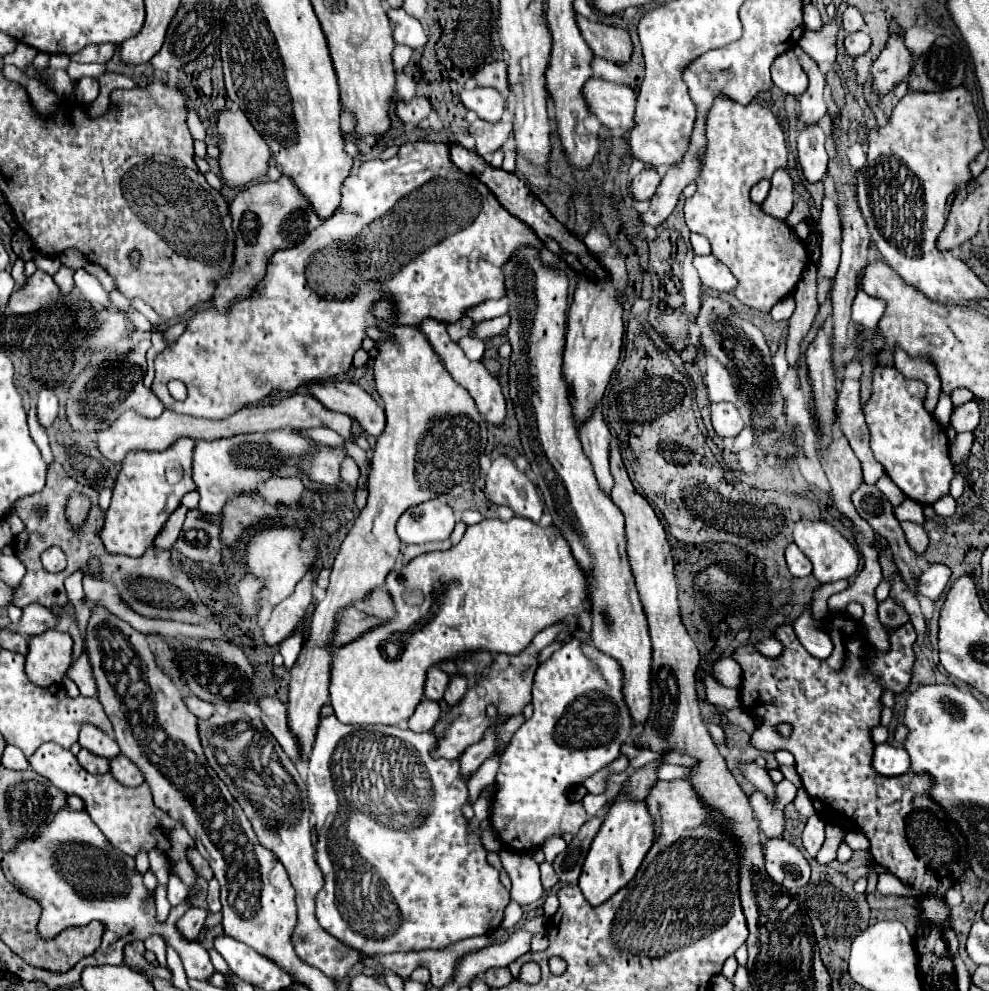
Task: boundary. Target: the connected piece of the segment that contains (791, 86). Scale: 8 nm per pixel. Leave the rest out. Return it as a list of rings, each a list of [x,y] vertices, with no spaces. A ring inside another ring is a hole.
[[[791,50],[775,58],[771,66],[771,78],[777,88],[791,96],[801,96],[807,88],[807,74],[801,70],[801,64]]]

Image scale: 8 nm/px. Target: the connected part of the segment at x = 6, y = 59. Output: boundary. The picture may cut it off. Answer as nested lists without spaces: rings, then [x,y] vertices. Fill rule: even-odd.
[[[17,44],[17,48],[9,54],[3,56],[3,64],[11,64],[11,66],[17,66],[23,74],[27,72],[27,66],[31,64],[31,60],[37,56],[37,50],[27,46],[27,44]]]

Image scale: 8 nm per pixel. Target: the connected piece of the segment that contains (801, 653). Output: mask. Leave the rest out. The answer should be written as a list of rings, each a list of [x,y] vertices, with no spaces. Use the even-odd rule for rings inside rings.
[[[831,614],[825,624],[825,632],[835,644],[835,650],[827,660],[817,660],[809,656],[789,624],[777,628],[775,638],[785,646],[785,652],[775,660],[757,654],[753,644],[745,644],[735,650],[733,660],[737,660],[743,668],[743,684],[739,688],[741,708],[753,718],[761,720],[761,728],[753,732],[751,742],[763,752],[775,752],[779,748],[789,750],[795,756],[797,774],[801,776],[801,782],[813,800],[817,816],[827,824],[863,832],[871,840],[871,854],[877,864],[889,868],[891,874],[895,874],[903,884],[909,884],[927,894],[927,898],[923,898],[921,918],[929,922],[935,920],[941,924],[949,924],[949,908],[939,898],[939,894],[947,890],[939,888],[939,870],[951,872],[957,852],[947,850],[947,820],[943,808],[939,808],[939,804],[929,798],[931,780],[925,774],[915,776],[913,772],[907,772],[897,778],[885,778],[875,774],[875,770],[871,768],[875,746],[871,742],[869,730],[881,720],[881,692],[885,688],[893,692],[903,692],[909,686],[911,668],[915,664],[915,628],[907,622],[899,630],[889,632],[891,650],[887,654],[881,654],[873,648],[869,650],[863,640],[861,624],[851,620],[847,614]],[[779,724],[791,726],[789,738],[777,732]]]

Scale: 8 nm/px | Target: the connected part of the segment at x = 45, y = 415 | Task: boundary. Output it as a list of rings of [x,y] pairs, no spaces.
[[[41,388],[39,396],[37,396],[37,416],[39,416],[39,424],[43,428],[51,426],[55,416],[59,412],[59,404],[57,404],[57,396],[53,394],[53,390],[49,388]]]

